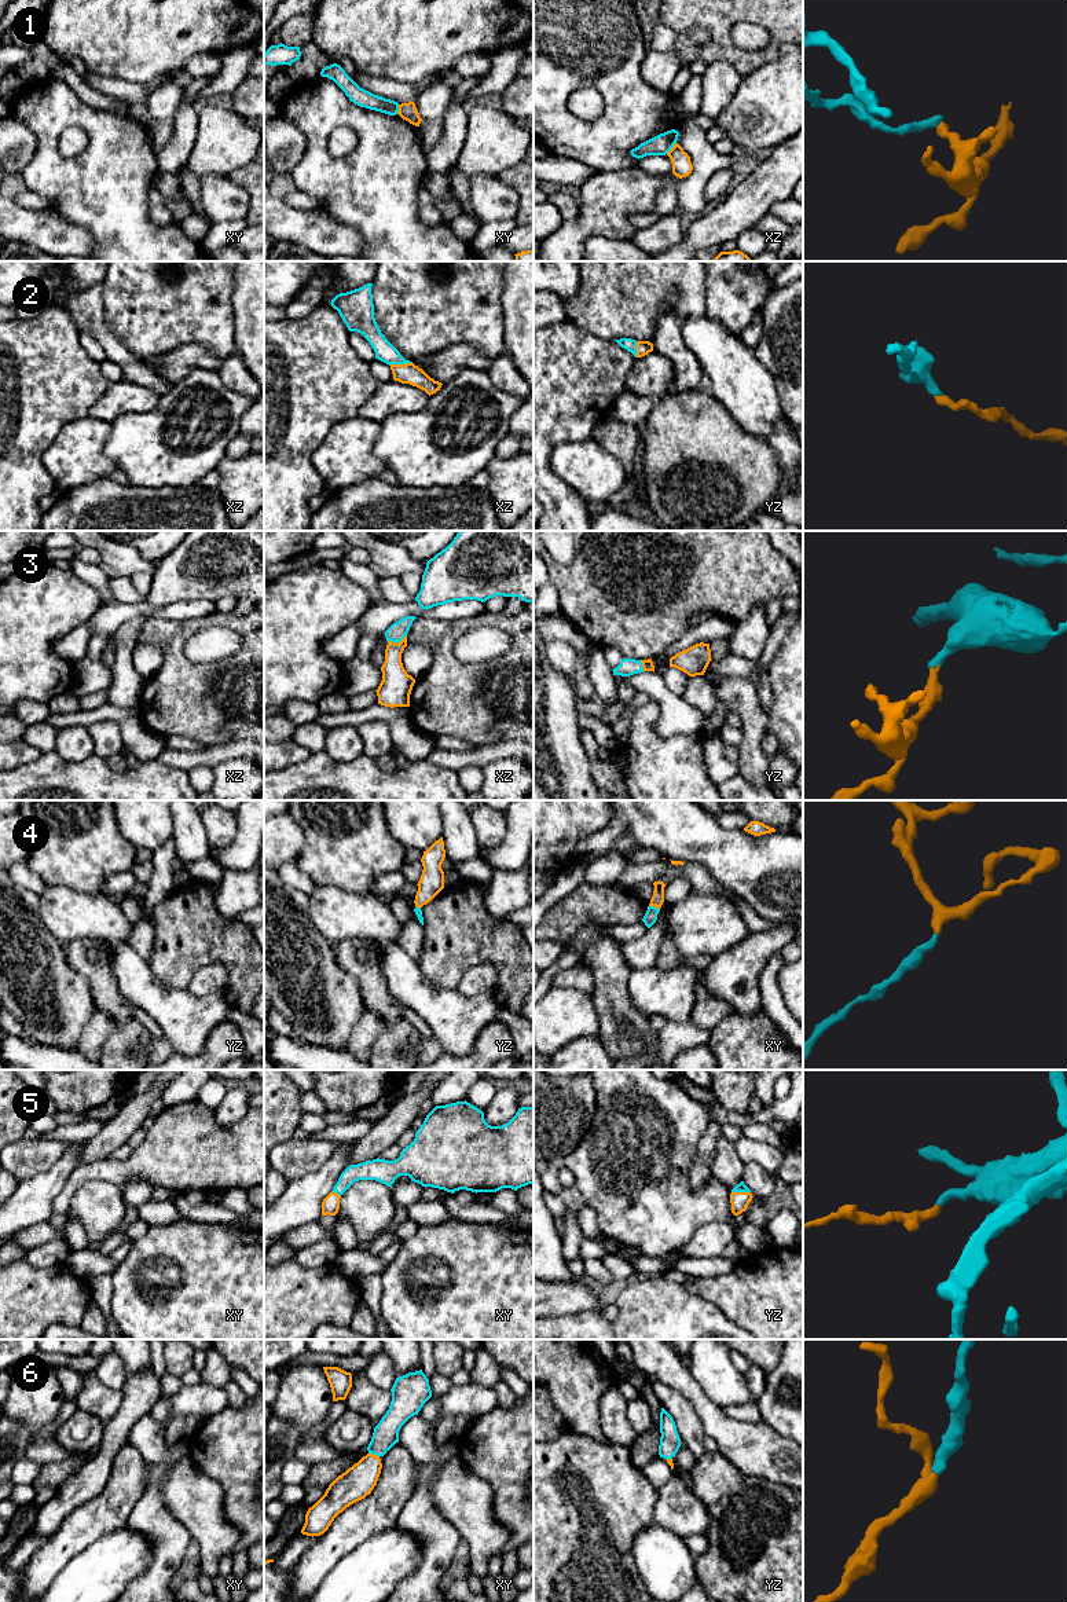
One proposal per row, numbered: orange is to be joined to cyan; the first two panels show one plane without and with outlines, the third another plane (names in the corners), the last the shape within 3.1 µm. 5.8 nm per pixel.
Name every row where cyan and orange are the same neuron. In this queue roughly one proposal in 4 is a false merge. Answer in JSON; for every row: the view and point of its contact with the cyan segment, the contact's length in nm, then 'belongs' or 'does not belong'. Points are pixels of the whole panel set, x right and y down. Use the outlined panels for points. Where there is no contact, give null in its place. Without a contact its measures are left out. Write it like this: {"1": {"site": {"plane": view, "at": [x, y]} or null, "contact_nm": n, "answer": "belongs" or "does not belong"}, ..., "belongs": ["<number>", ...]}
{"1": {"site": {"plane": "xz", "at": [671, 147]}, "contact_nm": 90, "answer": "does not belong"}, "2": {"site": {"plane": "xz", "at": [400, 363]}, "contact_nm": 140, "answer": "belongs"}, "3": {"site": {"plane": "xz", "at": [396, 642]}, "contact_nm": 120, "answer": "belongs"}, "4": {"site": {"plane": "xy", "at": [653, 906]}, "contact_nm": 70, "answer": "belongs"}, "5": {"site": {"plane": "yz", "at": [741, 1191]}, "contact_nm": 110, "answer": "belongs"}, "6": {"site": {"plane": "xy", "at": [374, 1454]}, "contact_nm": 70, "answer": "belongs"}, "belongs": ["2", "3", "4", "5", "6"]}

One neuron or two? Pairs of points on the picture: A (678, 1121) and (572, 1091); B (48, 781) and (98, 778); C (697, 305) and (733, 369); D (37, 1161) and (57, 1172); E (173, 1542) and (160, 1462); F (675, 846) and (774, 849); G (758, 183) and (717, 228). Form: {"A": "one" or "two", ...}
{"A": "two", "B": "one", "C": "two", "D": "two", "E": "one", "F": "one", "G": "one"}

